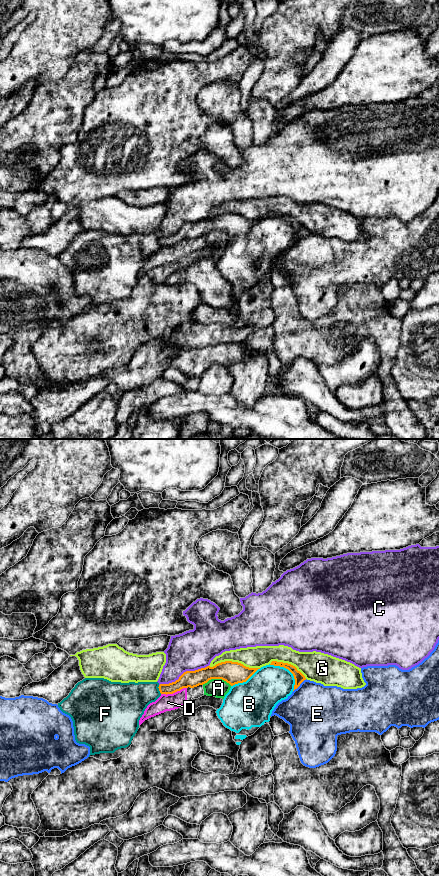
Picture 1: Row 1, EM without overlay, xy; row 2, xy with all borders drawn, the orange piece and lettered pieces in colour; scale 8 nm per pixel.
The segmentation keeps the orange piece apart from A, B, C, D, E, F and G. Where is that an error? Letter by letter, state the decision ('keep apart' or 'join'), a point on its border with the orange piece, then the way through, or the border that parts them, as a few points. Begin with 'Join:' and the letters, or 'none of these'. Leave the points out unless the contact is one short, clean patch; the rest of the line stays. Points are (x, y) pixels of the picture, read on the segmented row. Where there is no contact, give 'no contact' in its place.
Join: none of these
A: keep apart; contact xy (217, 678); border xy (202, 684), (211, 679), (223, 679), (231, 685)
B: keep apart; contact xy (289, 670)
C: keep apart; contact xy (183, 673)
D: keep apart; contact xy (173, 692); border xy (186, 687), (172, 693), (161, 694)
E: keep apart; contact xy (299, 685)
F: keep apart; contact xy (159, 689); border xy (158, 685), (158, 690), (161, 693)
G: keep apart; contact xy (234, 662)

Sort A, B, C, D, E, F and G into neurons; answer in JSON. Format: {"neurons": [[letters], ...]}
{"neurons": [["A", "D"], ["B"], ["C"], ["E"], ["F"], ["G"]]}

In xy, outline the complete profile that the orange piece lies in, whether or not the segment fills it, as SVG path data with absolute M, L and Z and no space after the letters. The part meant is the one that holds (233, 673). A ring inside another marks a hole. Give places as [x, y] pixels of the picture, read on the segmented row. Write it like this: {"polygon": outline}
{"polygon": "M225 661L213 667L186 671L175 682L160 684L158 688L161 694L173 694L183 688L203 685L211 679L222 679L233 686L246 682L258 669L260 668L249 668L238 662Z"}

